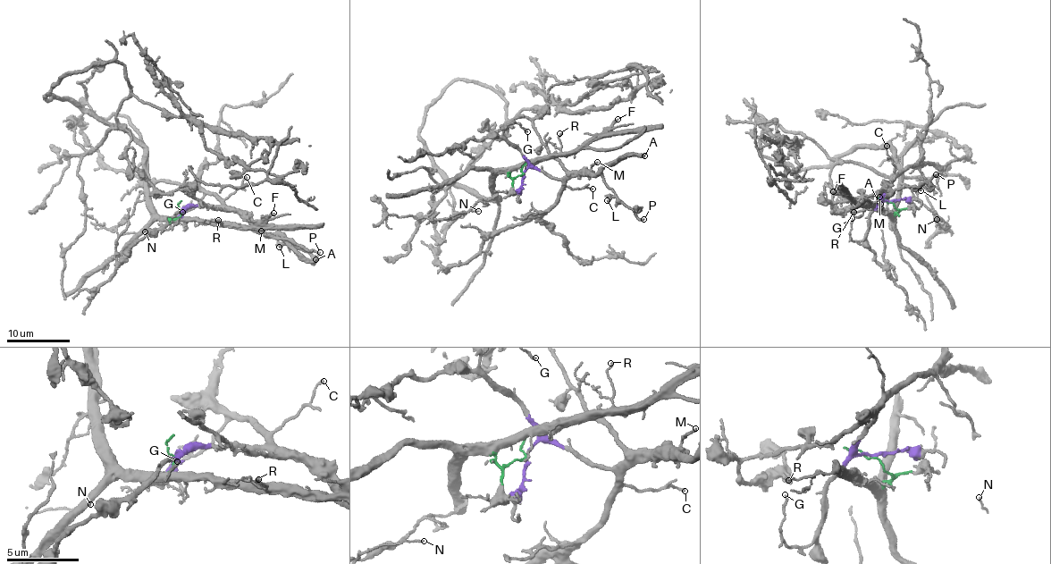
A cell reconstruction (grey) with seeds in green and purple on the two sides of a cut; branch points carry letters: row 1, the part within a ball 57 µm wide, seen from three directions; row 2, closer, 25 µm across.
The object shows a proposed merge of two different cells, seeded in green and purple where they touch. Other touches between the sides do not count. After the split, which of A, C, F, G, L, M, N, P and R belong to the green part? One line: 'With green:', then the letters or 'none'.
With green: F, N, R

